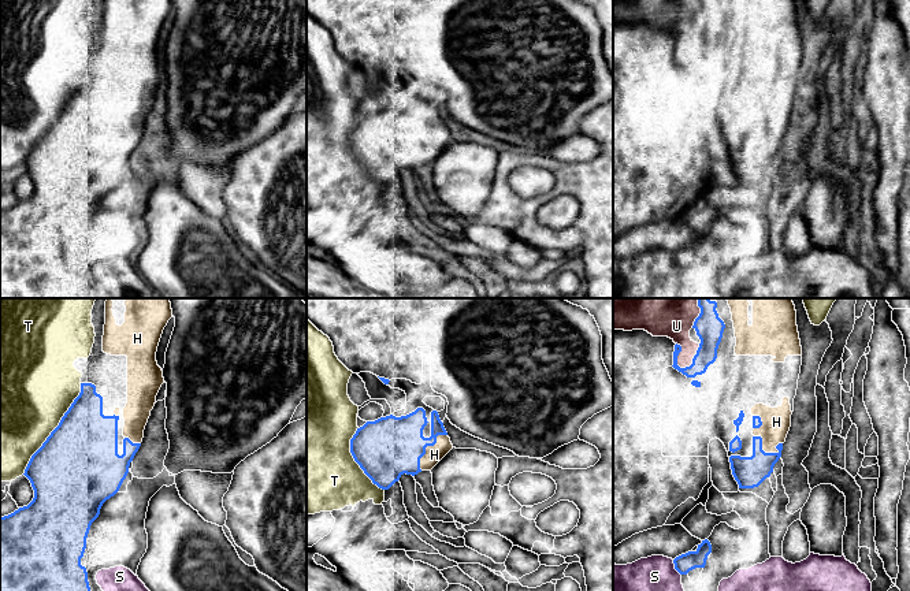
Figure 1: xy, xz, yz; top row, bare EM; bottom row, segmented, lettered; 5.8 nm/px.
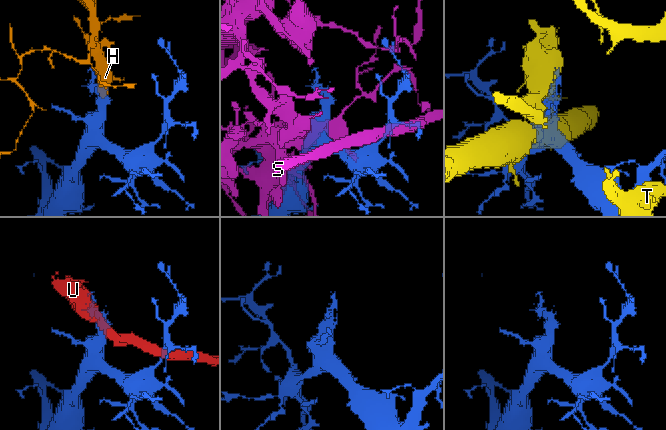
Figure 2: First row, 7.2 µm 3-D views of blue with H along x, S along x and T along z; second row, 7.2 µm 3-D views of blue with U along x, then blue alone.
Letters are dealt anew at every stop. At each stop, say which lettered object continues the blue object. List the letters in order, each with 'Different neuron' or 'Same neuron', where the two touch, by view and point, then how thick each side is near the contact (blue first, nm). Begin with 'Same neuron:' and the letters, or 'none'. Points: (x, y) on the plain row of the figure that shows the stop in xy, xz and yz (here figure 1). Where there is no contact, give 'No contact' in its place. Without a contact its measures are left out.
Same neuron: H
H: Same neuron. Touches blue at xz (427, 138). Thickness 360 nm (blue) against 100 nm
S: Different neuron. Touches blue at yz (675, 261). Thickness 110 nm (blue) against 440 nm
T: Different neuron. Touches blue at xy (55, 122). Thickness 480 nm (blue) against 500 nm
U: Different neuron. Touches blue at yz (693, 52). Thickness 170 nm (blue) against 190 nm

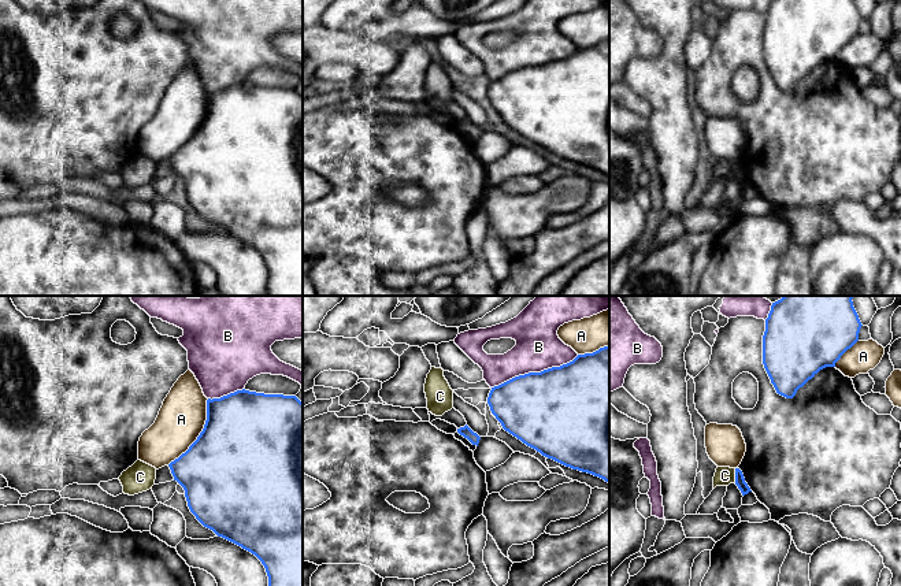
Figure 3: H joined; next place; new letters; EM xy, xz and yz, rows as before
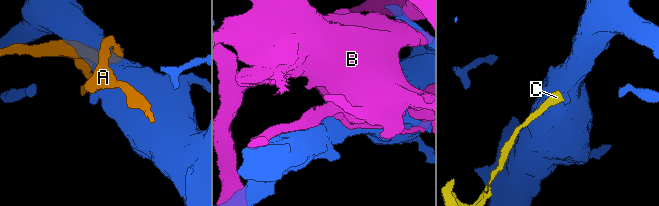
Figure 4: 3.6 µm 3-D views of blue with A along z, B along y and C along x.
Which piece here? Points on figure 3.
Same neuron: none
A: Different neuron. Touches blue at xy (200, 128). Thickness 500 nm (blue) against 280 nm
B: Different neuron. Touches blue at xz (534, 66). Thickness 480 nm (blue) against 260 nm
C: Different neuron. Touches blue at yz (735, 169). Thickness 60 nm (blue) against 110 nm

